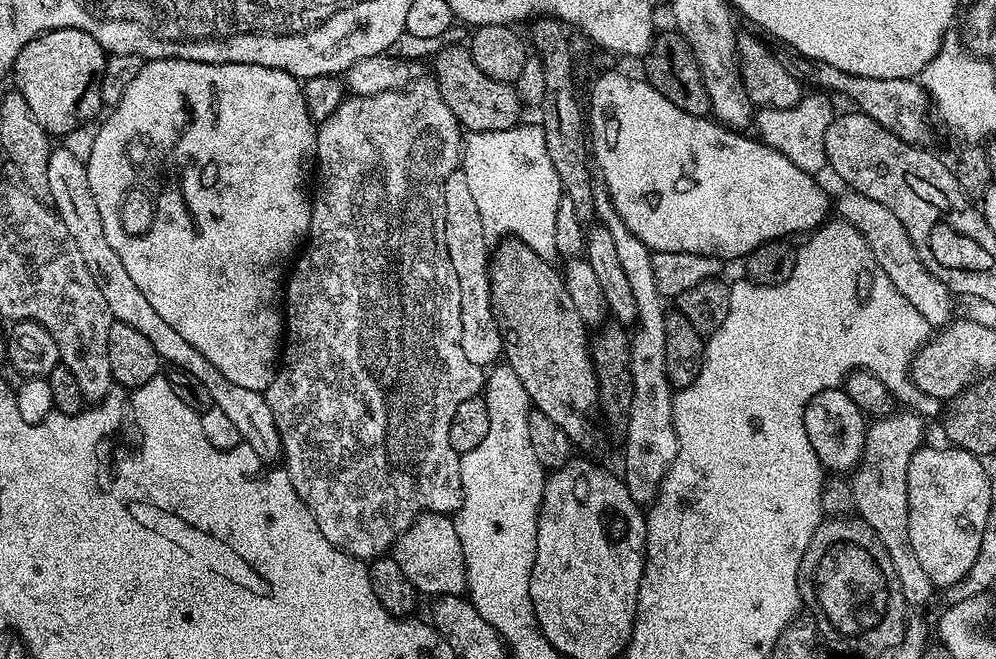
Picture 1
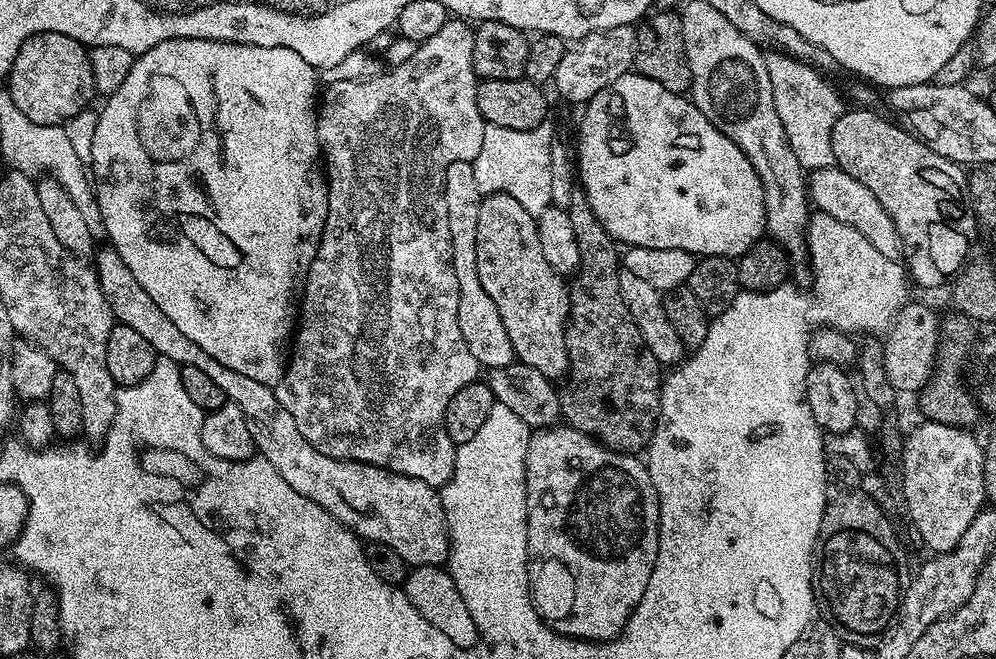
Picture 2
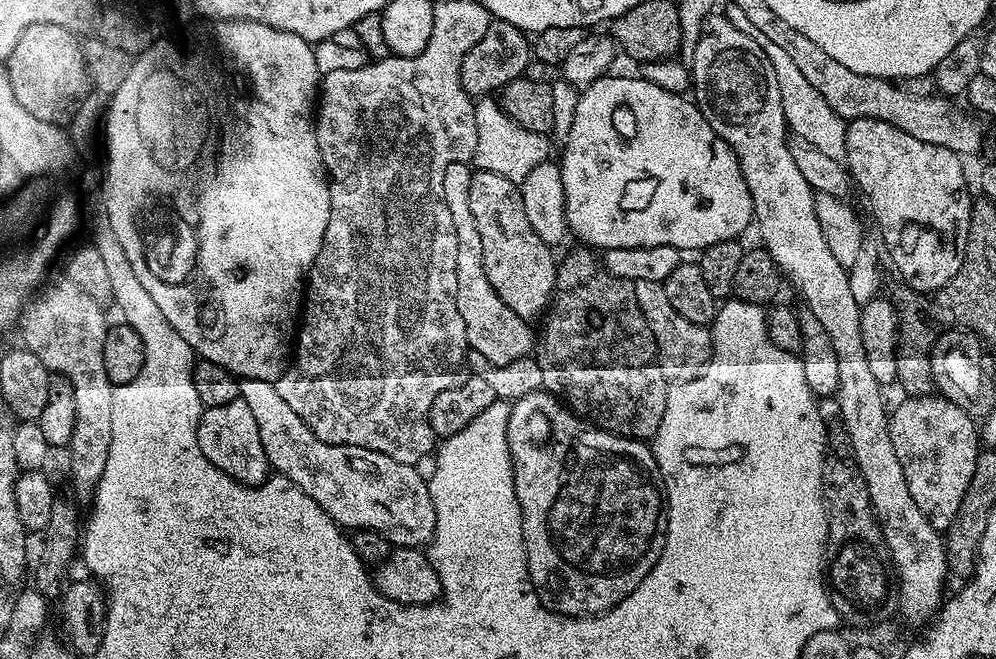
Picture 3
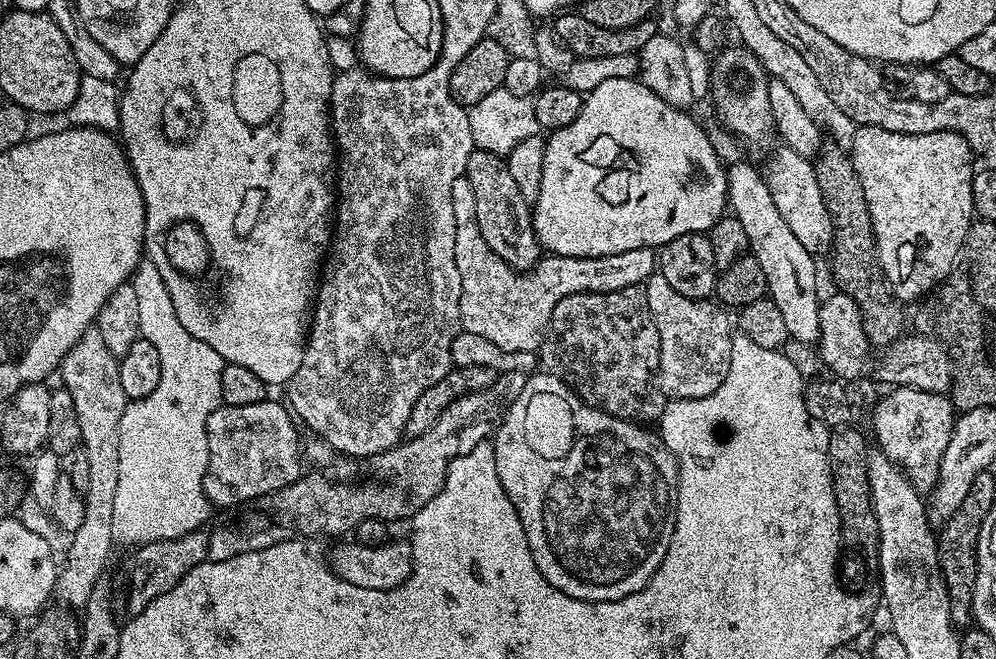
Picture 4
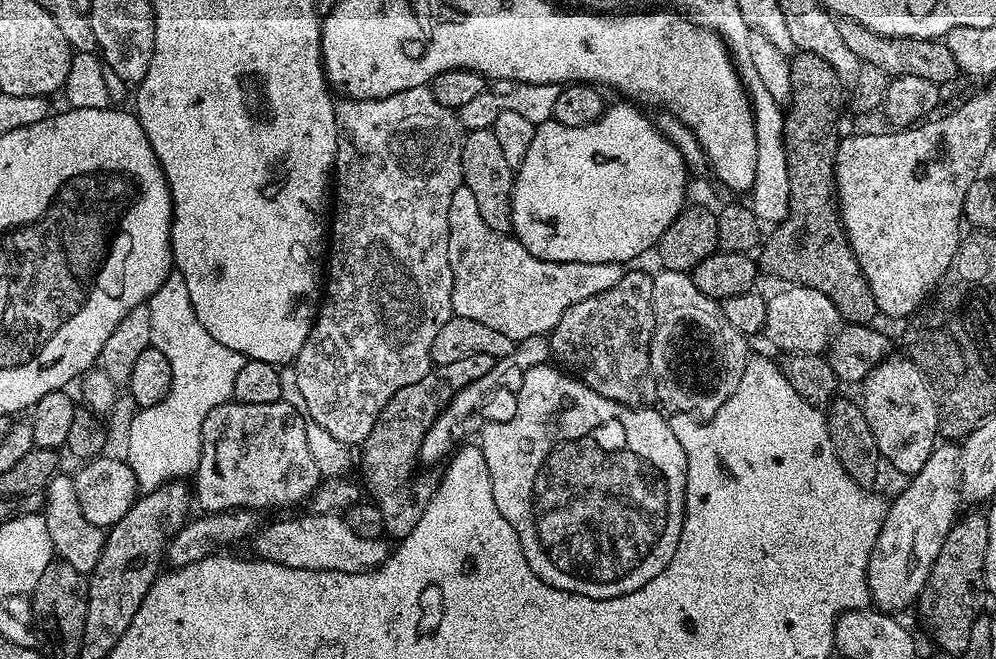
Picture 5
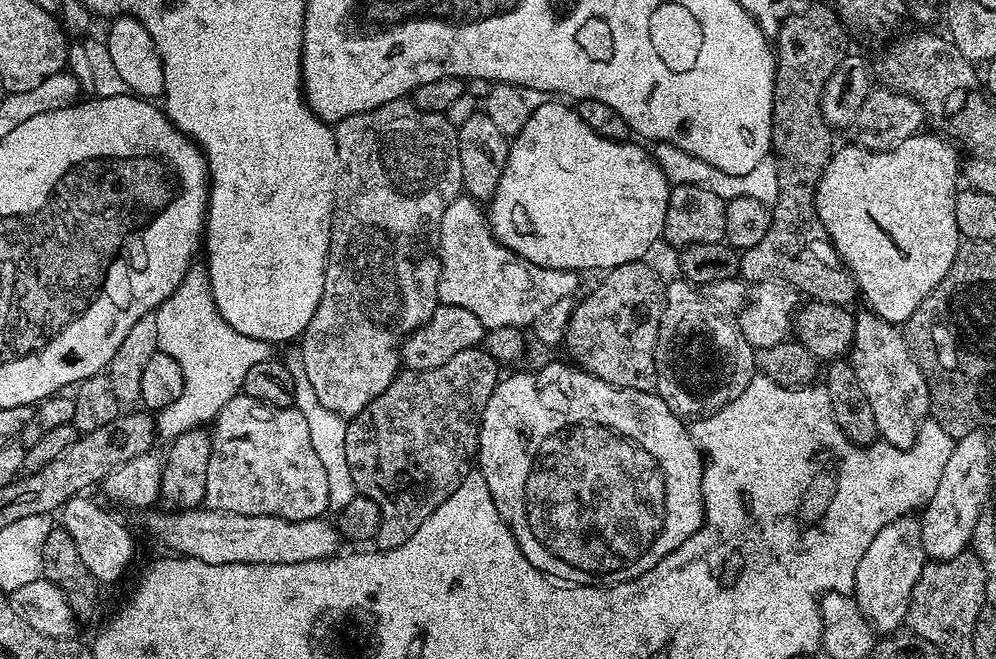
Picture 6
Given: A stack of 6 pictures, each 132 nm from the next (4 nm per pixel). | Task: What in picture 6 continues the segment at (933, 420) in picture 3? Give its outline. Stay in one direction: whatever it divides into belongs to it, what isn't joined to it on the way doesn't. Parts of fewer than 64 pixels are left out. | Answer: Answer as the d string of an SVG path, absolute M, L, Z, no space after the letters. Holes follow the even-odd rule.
M871 310L863 311L864 312L857 311L855 313L856 325L854 326L854 338L852 339L850 349L850 363L852 369L854 370L854 374L858 374L858 382L862 382L862 390L866 390L866 398L870 402L870 411L874 413L874 426L876 427L876 432L882 437L883 443L894 446L895 448L910 448L912 443L916 440L918 430L930 416L930 394L926 386L926 378L922 374L922 370L918 370L918 362L914 362L914 358L910 354L908 344L904 341L903 331L901 331L897 325L886 322L882 317L877 316L875 312Z

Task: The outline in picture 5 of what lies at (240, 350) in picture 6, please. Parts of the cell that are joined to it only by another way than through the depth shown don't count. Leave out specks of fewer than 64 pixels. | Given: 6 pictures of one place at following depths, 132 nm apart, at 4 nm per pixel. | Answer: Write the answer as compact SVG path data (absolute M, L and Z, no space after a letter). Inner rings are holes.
M175 270L169 272L166 282L162 282L162 286L149 298L147 305L150 310L151 347L162 350L162 354L166 354L166 362L170 362L172 371L172 385L170 394L166 394L166 398L162 398L158 406L137 411L135 413L137 416L128 424L126 459L145 493L154 491L170 480L188 478L195 473L197 466L200 465L202 422L206 422L206 414L210 414L214 406L222 406L232 400L238 370L242 370L246 359L242 354L238 354L238 350L230 350L230 346L222 346L222 342L217 342L206 330L206 326L202 326L198 314L194 314L194 306L190 302L190 290L186 288L186 282L180 272Z

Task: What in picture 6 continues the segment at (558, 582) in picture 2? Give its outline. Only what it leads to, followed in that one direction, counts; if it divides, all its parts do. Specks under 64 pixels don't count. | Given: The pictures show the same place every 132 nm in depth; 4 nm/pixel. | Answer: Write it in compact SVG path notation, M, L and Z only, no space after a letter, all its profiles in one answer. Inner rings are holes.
M576 366L568 368L536 368L532 376L512 376L506 382L496 385L490 402L486 402L484 417L480 423L480 451L478 453L478 471L486 478L490 486L490 498L498 506L498 514L514 534L522 554L539 572L569 584L594 584L607 586L621 584L627 580L646 574L666 554L678 550L690 534L694 534L704 524L704 499L702 498L702 474L705 457L696 445L689 425L678 422L675 412L671 412L666 402L651 392L630 392L604 384L598 378L582 374Z

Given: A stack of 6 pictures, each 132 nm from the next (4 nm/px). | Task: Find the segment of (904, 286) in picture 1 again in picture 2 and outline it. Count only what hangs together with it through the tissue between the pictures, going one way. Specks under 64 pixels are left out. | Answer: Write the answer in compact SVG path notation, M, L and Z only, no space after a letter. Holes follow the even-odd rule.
M833 166L812 170L806 183L808 199L816 212L825 212L827 216L838 222L846 222L846 226L854 226L854 230L858 230L858 234L862 234L862 238L866 238L866 242L870 242L870 246L874 246L874 250L882 254L882 258L890 258L894 261L901 259L900 235L890 214L886 214L882 202L878 202L878 198L874 198L872 191L867 186L862 186L858 178L850 178L846 170Z

